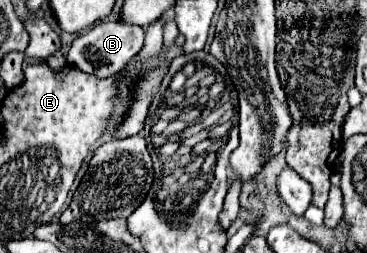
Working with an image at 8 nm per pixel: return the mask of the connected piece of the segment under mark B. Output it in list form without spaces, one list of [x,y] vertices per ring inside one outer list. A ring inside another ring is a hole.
[[[102,21],[94,25],[90,31],[82,33],[80,37],[74,39],[70,51],[68,51],[68,63],[78,67],[84,73],[92,73],[100,79],[110,77],[126,67],[126,63],[140,53],[144,45],[144,29],[136,25],[126,25],[120,21]]]

